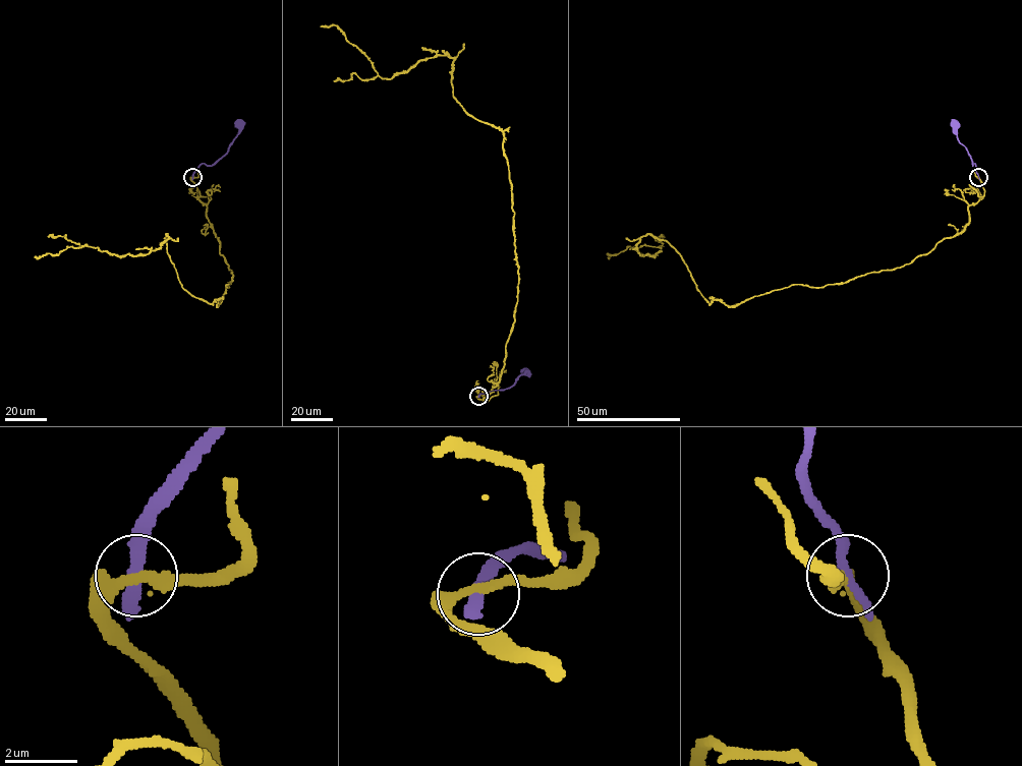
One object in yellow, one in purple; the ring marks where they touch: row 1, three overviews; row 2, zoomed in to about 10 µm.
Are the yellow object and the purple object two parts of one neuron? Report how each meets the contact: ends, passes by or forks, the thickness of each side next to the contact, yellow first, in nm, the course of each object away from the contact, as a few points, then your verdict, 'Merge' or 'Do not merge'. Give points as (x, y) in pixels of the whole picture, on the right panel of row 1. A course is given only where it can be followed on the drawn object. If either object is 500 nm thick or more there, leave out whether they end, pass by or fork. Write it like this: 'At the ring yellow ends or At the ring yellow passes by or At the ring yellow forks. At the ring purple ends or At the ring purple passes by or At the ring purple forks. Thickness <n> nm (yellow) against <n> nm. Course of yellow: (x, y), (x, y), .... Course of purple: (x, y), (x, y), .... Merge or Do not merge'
At the ring yellow passes by. At the ring purple passes by. Thickness 280 nm (yellow) against 280 nm. Course of yellow: (978, 177), (962, 231), (843, 283), (727, 305), (665, 240), (609, 256). Course of purple: (978, 177), (971, 156), (959, 141), (955, 124). Do not merge

